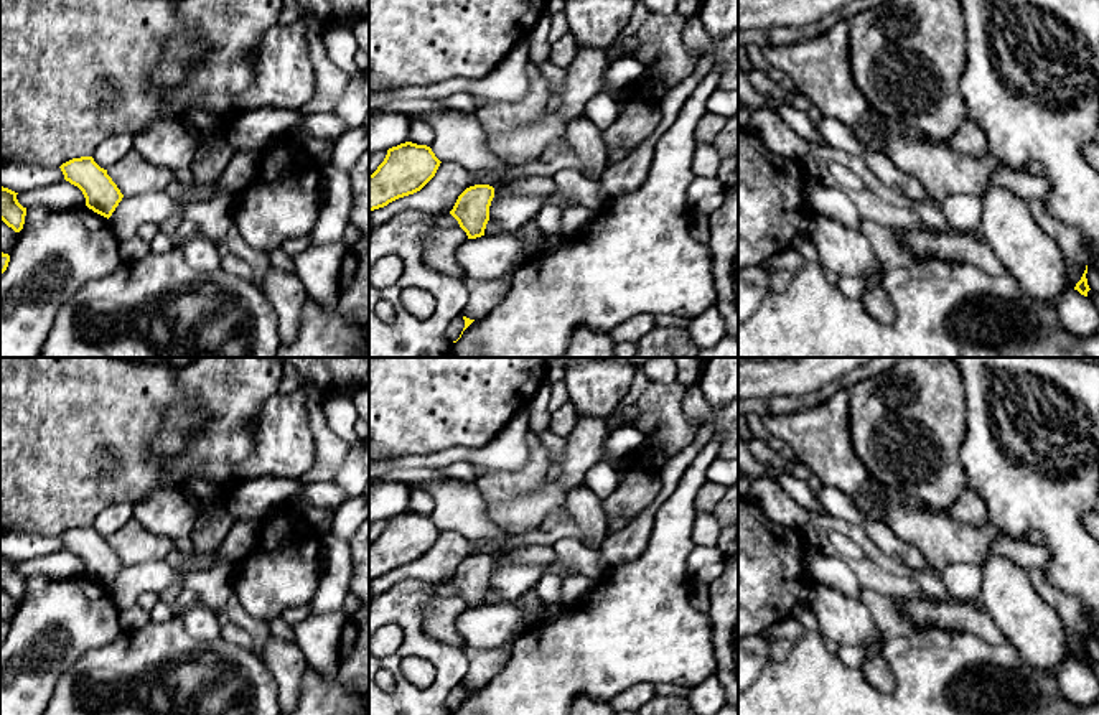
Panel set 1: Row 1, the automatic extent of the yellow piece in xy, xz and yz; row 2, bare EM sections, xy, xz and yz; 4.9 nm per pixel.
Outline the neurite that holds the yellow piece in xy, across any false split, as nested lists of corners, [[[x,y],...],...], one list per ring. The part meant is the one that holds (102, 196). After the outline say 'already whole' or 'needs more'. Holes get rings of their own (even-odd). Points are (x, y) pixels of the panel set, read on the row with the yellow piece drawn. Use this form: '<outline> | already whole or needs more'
[[[92,157],[72,158],[59,168],[64,180],[82,191],[89,209],[107,219],[112,216],[124,194],[107,170],[101,168]]] | already whole

